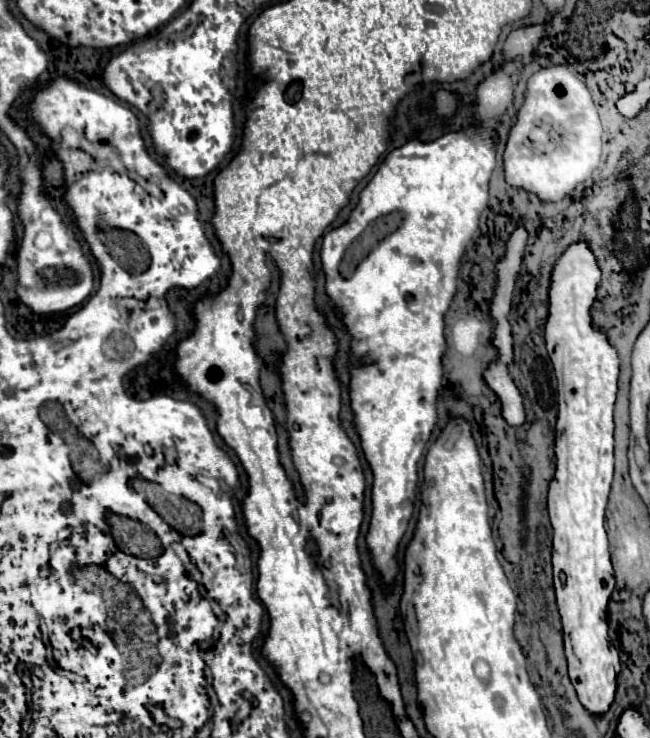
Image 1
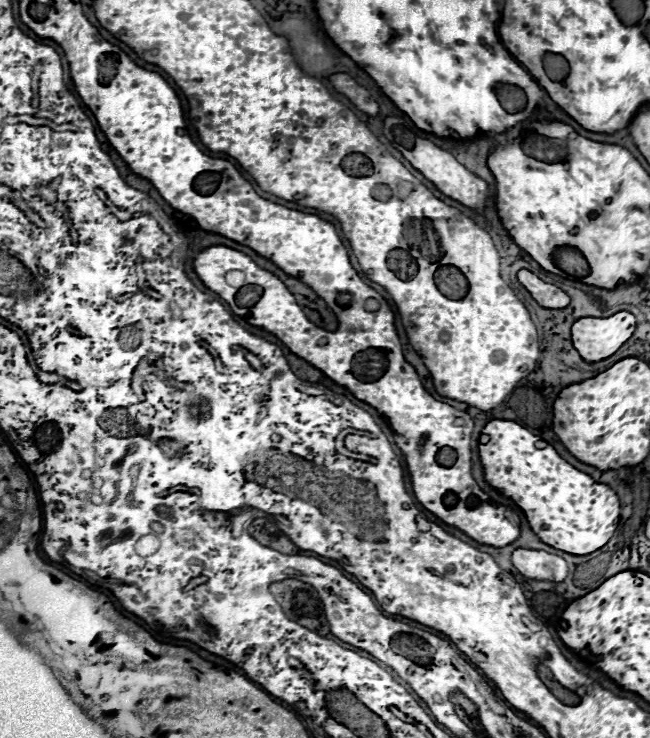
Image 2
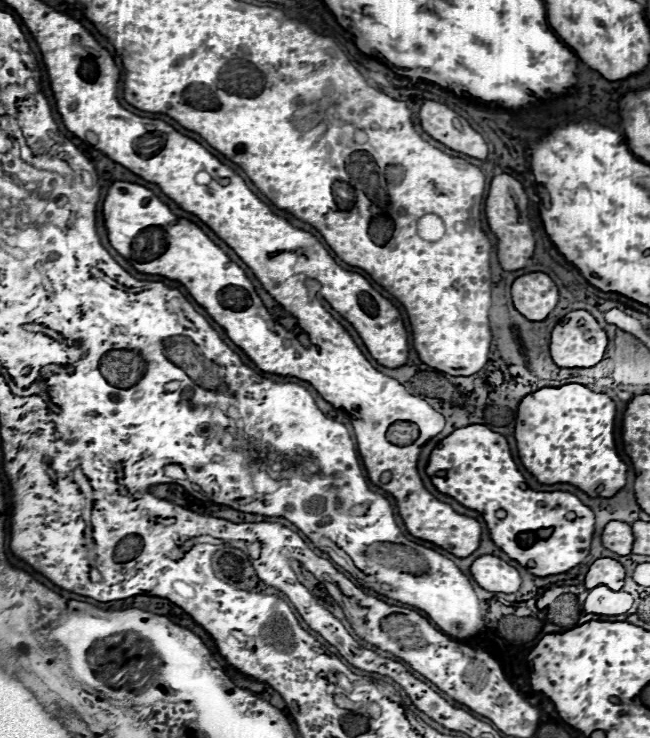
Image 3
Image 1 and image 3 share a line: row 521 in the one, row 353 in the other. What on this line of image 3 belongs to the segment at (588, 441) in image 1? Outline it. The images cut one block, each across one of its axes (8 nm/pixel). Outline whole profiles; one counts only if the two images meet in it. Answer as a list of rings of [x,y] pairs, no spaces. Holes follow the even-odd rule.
[[[570,312],[552,330],[550,354],[560,368],[590,368],[604,358],[608,346],[606,332],[592,314]]]

